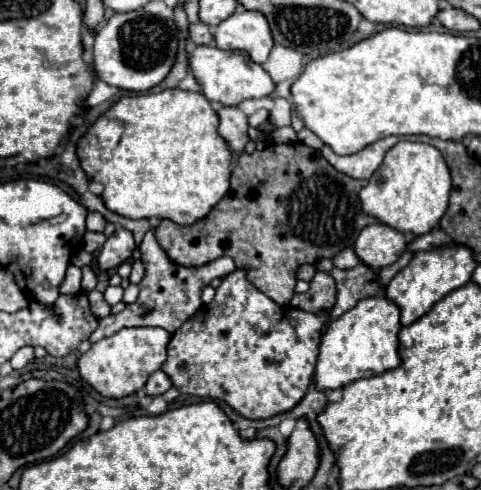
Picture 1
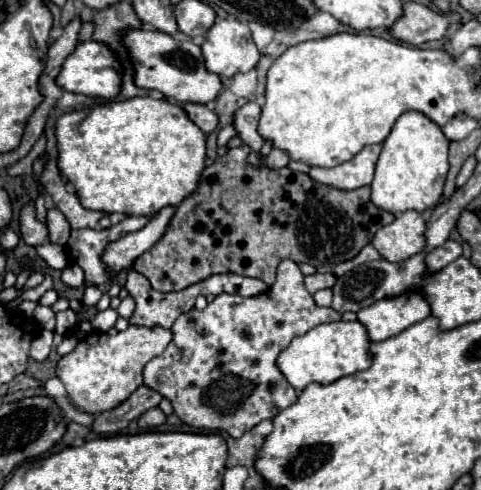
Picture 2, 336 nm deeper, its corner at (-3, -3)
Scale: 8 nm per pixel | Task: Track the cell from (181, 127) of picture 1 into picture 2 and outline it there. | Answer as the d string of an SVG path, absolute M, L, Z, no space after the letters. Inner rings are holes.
M149 96L131 98L125 102L105 102L91 108L63 114L57 120L59 170L75 186L81 204L99 212L121 212L135 216L153 216L165 206L179 206L199 184L205 168L207 148L205 134L197 124L191 124L181 106Z

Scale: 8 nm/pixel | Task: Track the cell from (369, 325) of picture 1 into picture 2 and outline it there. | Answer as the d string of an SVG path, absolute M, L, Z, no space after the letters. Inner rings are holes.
M355 320L355 322L329 322L329 324L319 324L313 330L309 330L303 336L297 336L277 358L279 370L285 374L289 384L301 392L307 388L311 382L319 384L329 384L337 378L367 370L373 362L371 356L371 340L367 336L367 328Z

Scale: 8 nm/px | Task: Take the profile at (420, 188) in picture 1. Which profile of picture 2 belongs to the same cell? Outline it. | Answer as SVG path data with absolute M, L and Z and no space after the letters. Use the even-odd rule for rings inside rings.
M413 110L401 114L391 134L383 142L375 178L370 185L371 202L391 214L401 214L407 210L427 212L435 208L443 194L443 184L449 170L447 152L449 140L443 136L441 128L435 122Z

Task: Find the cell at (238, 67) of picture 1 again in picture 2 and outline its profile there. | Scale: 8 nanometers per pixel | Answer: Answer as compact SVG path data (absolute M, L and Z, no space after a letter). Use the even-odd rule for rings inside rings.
M129 30L125 44L131 50L131 58L135 62L135 82L141 88L159 90L167 98L195 104L213 102L223 90L221 78L213 72L207 72L203 52L191 40L177 40L159 30Z

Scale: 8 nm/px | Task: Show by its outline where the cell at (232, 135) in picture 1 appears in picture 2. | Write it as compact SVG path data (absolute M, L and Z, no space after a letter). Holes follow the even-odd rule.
M183 104L187 116L205 132L211 134L219 126L219 118L215 116L213 110L209 110L205 104Z

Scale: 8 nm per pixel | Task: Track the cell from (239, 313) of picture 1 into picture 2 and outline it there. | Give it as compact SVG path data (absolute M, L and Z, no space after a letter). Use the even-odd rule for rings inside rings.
M283 260L279 264L275 284L265 294L247 298L237 294L219 294L211 304L207 304L205 310L193 308L191 312L181 314L171 328L173 340L165 352L147 362L143 372L145 386L165 396L185 424L203 430L225 430L233 438L241 438L261 420L275 418L283 408L289 408L297 400L295 388L291 388L277 366L277 358L283 348L287 348L295 336L303 336L311 328L335 320L341 320L341 314L333 308L319 308L303 284L303 272L299 266L293 260Z

